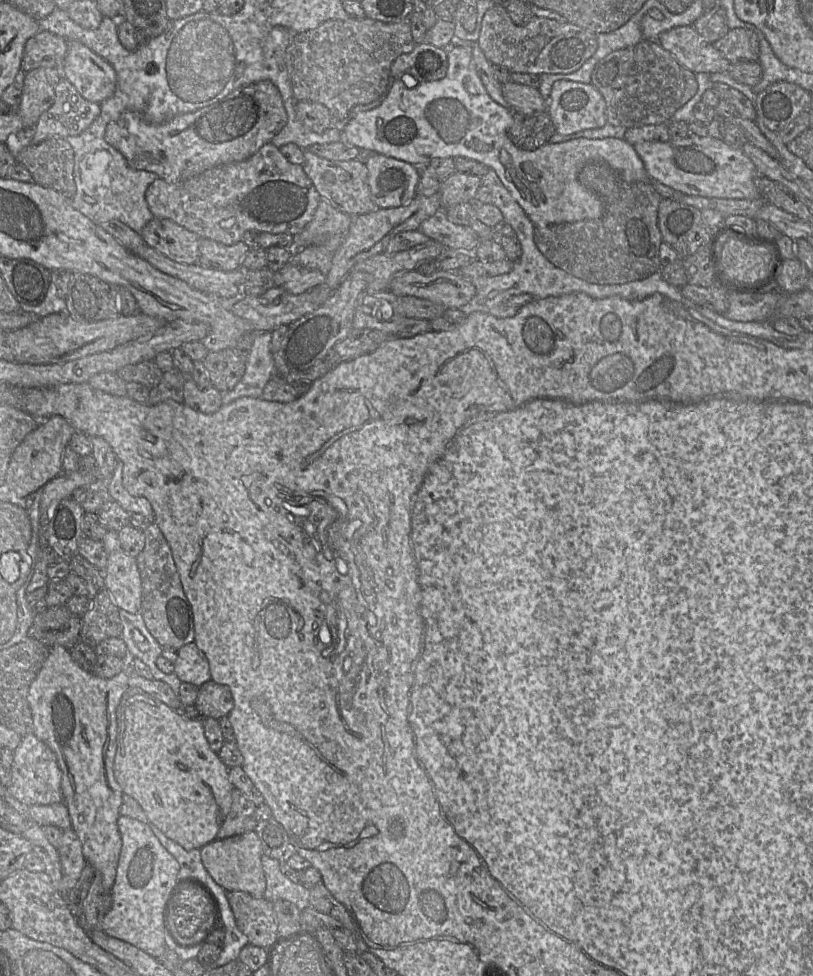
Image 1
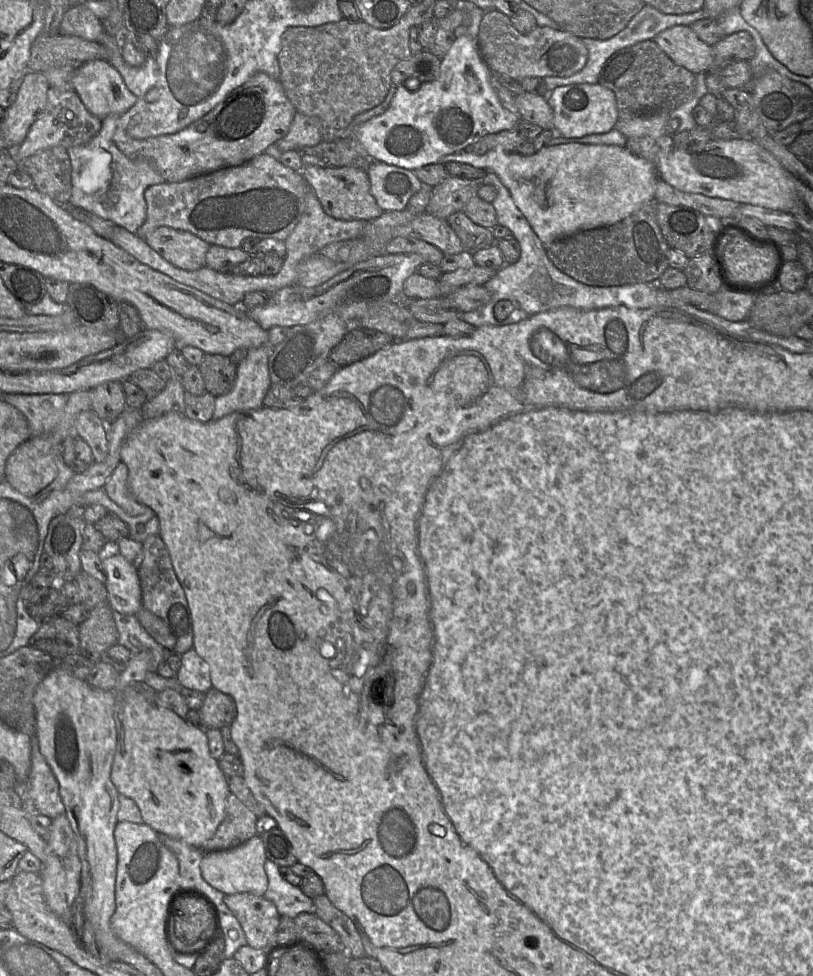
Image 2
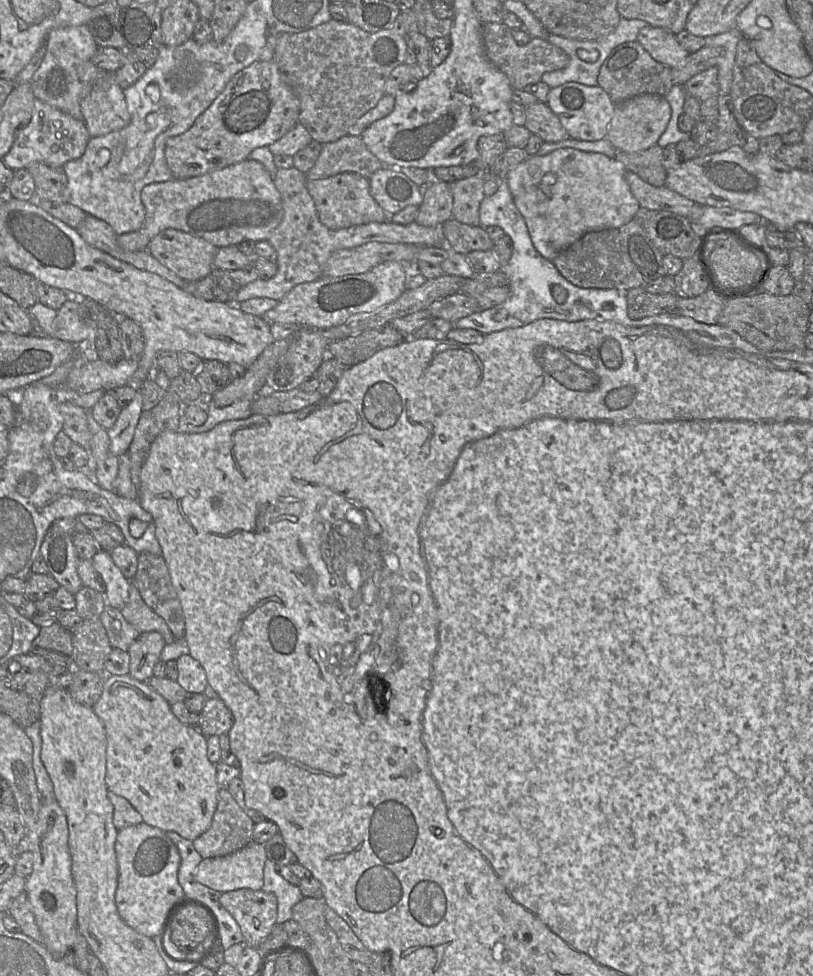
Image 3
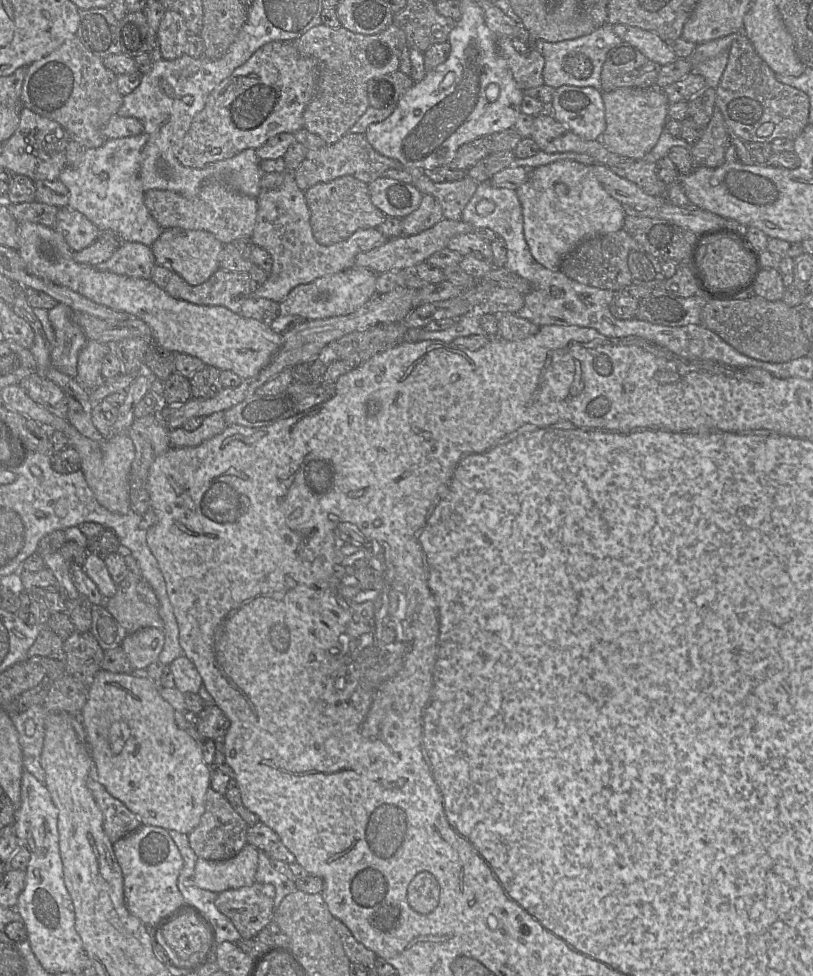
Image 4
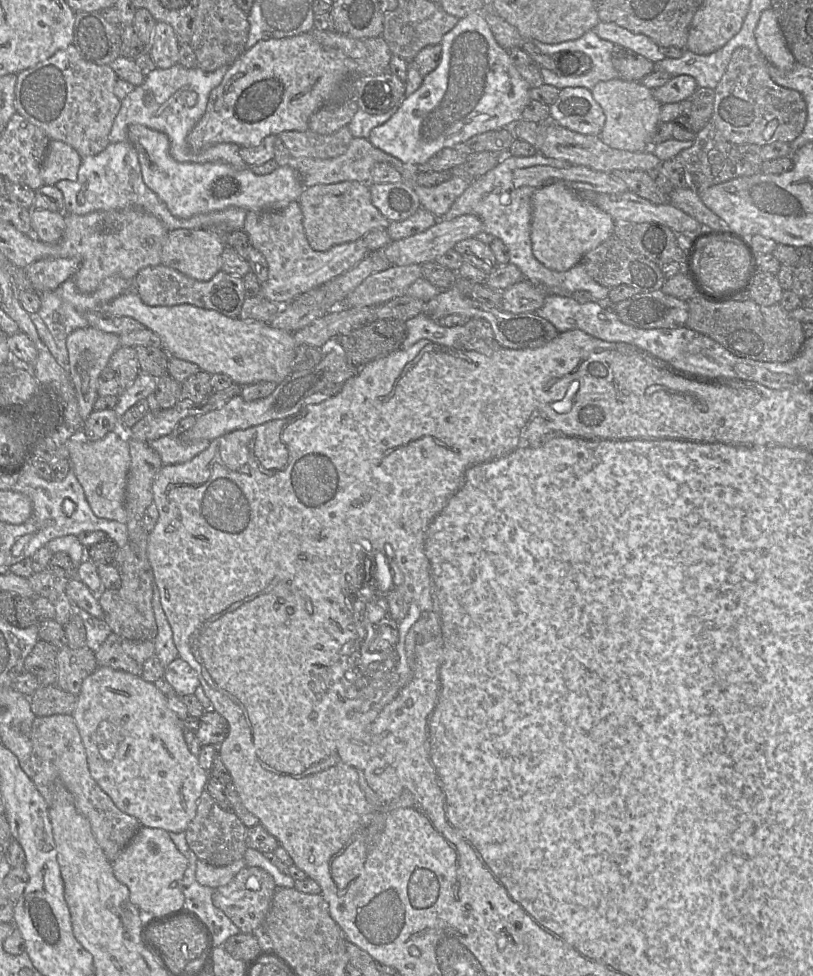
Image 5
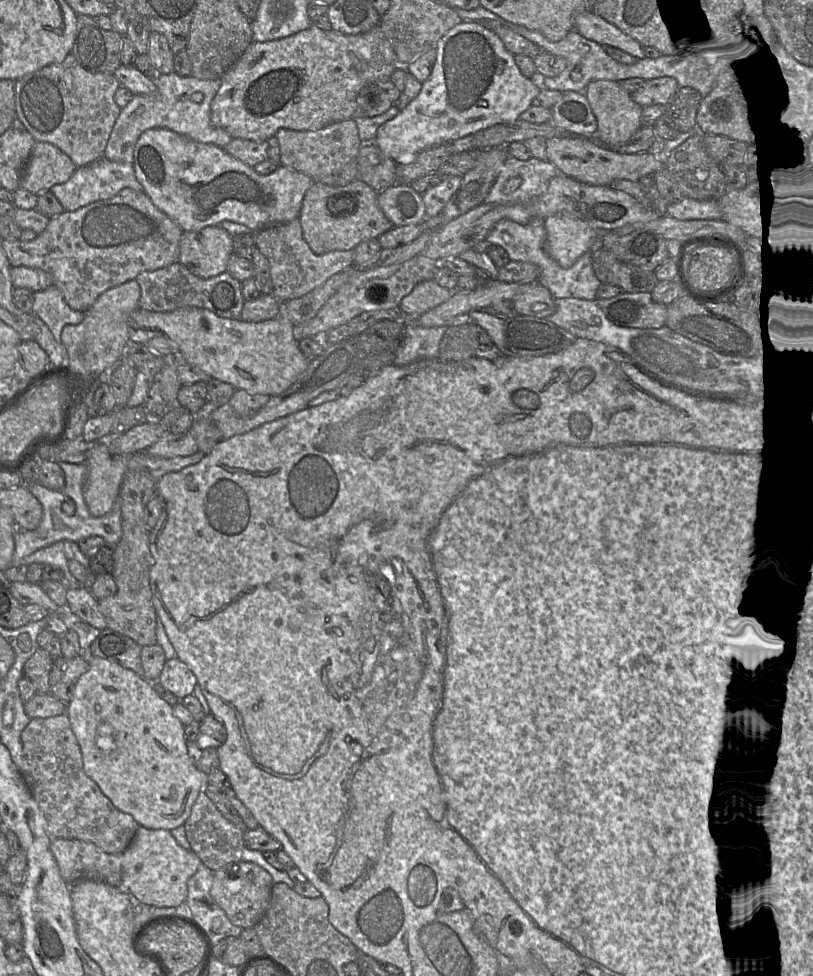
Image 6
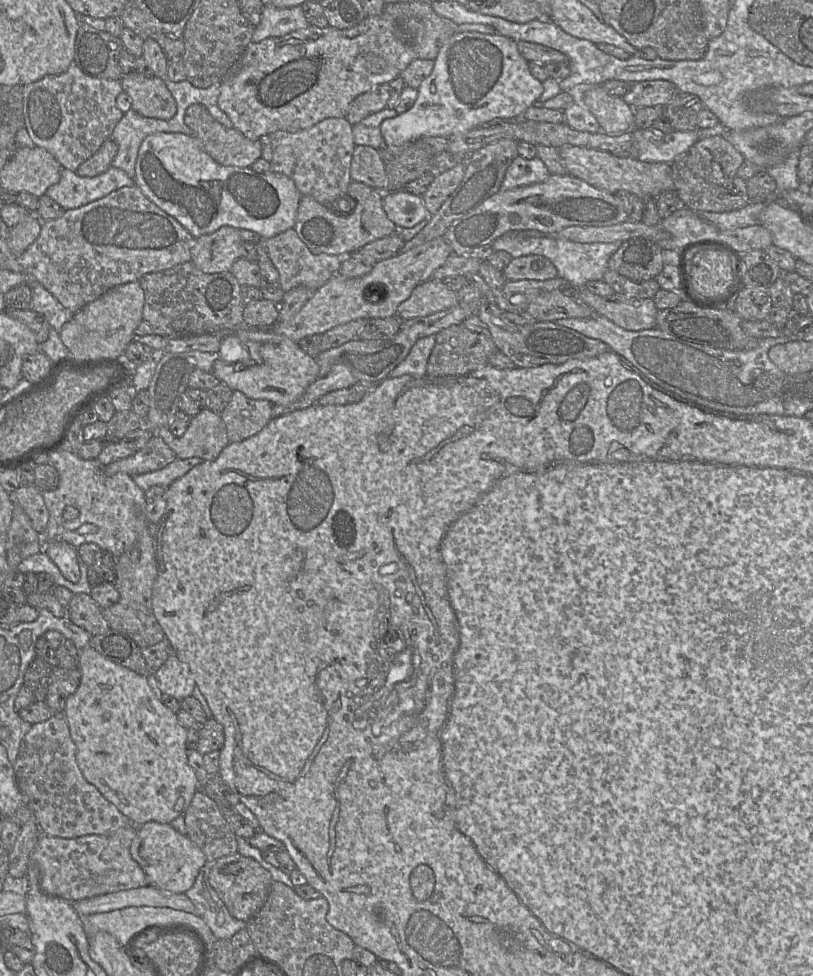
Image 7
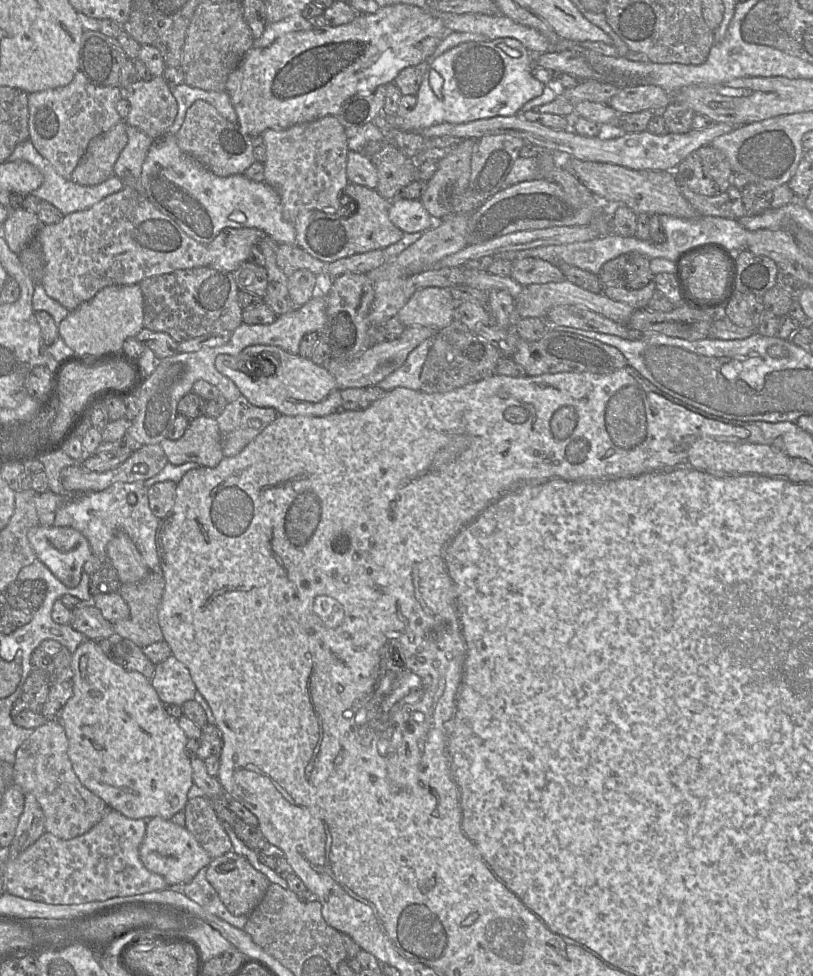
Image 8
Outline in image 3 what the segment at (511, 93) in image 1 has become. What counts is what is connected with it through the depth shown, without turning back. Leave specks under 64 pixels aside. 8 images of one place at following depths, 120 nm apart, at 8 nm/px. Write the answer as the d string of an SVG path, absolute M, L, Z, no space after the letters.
M537 101L525 108L524 126L544 142L553 143L569 138L558 117L543 102Z

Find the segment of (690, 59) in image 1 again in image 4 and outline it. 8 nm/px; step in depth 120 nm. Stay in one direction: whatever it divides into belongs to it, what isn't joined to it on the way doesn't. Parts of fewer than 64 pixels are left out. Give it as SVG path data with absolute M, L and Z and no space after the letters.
M625 24L614 25L613 31L623 42L636 48L649 60L661 66L673 63L677 59L667 42L652 31Z

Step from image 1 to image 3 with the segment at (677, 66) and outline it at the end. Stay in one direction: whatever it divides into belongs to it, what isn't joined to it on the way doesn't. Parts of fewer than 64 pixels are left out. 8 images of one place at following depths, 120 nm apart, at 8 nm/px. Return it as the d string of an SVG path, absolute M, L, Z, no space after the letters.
M637 41L623 43L610 52L600 67L597 82L614 104L642 94L666 96L674 85L671 68L655 61Z

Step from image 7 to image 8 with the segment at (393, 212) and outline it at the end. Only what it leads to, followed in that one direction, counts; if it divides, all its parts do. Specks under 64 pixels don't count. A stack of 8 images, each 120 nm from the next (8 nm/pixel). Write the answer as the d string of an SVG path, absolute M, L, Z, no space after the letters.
M399 196L390 201L388 217L403 233L424 233L437 222L420 200L409 200Z

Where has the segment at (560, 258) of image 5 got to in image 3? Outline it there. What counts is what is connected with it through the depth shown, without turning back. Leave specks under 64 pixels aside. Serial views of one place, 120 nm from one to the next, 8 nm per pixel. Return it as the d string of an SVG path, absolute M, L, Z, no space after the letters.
M561 148L543 156L530 156L505 175L514 203L523 216L537 252L549 261L586 233L619 228L634 219L640 209L626 181L625 166L602 153Z

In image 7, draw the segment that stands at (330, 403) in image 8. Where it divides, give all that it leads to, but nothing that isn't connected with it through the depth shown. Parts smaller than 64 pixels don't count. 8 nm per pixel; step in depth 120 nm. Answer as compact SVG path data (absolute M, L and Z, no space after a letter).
M245 325L232 330L246 346L254 366L228 363L220 358L213 364L212 374L233 391L242 392L255 400L269 400L273 405L288 405L297 401L306 389L319 377L319 366L314 357L302 351L296 342L272 330L249 328Z

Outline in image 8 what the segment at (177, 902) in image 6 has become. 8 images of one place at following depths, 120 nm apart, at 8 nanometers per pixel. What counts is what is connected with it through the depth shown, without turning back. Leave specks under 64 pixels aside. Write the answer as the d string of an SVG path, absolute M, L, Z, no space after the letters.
M153 817L147 820L146 833L139 848L139 856L144 866L161 875L169 887L180 887L192 881L198 871L208 867L211 858L194 836L184 827Z

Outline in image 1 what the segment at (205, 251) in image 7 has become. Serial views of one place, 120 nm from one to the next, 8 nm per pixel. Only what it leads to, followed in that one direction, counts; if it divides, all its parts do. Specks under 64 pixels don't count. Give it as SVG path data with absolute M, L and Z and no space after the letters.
M154 218L140 233L145 244L167 258L183 264L197 264L202 239L170 219Z

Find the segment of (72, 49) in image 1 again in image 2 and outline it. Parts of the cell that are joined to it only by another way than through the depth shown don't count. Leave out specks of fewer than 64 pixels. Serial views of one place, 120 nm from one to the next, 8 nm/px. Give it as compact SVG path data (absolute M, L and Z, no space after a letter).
M104 59L90 60L77 67L71 84L87 110L99 119L104 119L109 115L124 114L137 100L136 96L126 87L121 74Z

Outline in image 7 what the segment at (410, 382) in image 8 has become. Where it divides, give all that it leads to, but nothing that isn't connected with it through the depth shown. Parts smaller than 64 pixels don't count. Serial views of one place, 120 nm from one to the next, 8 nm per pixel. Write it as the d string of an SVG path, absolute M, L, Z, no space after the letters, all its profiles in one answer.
M430 335L419 339L408 356L388 375L388 378L397 378L411 375L417 378L427 376L427 361L435 346L436 336Z

